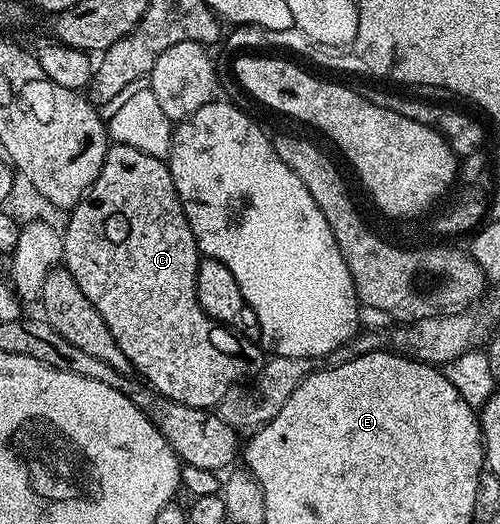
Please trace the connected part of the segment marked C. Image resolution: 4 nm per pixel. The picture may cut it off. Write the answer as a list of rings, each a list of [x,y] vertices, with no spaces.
[[[126,144],[109,145],[106,160],[98,172],[98,180],[94,180],[92,187],[84,193],[84,199],[77,206],[72,207],[67,218],[68,227],[63,227],[62,230],[64,239],[63,265],[70,272],[70,276],[74,276],[74,280],[78,280],[78,288],[82,288],[86,300],[90,300],[90,304],[94,304],[94,308],[98,308],[98,316],[102,316],[102,320],[106,320],[106,328],[110,328],[110,336],[114,336],[114,340],[118,340],[118,348],[122,348],[129,367],[133,371],[136,369],[137,372],[135,371],[135,373],[161,398],[169,398],[187,406],[219,407],[222,396],[226,396],[228,389],[243,379],[240,377],[243,376],[244,369],[251,362],[257,361],[256,363],[259,363],[261,361],[262,350],[255,341],[252,341],[253,343],[248,342],[244,346],[243,340],[238,335],[231,334],[230,331],[232,330],[227,325],[216,322],[200,307],[198,292],[196,291],[196,277],[198,276],[202,255],[196,247],[194,232],[184,215],[180,197],[174,188],[174,180],[168,171],[167,161],[154,156],[146,156],[146,152],[138,152],[138,148],[130,148]]]

